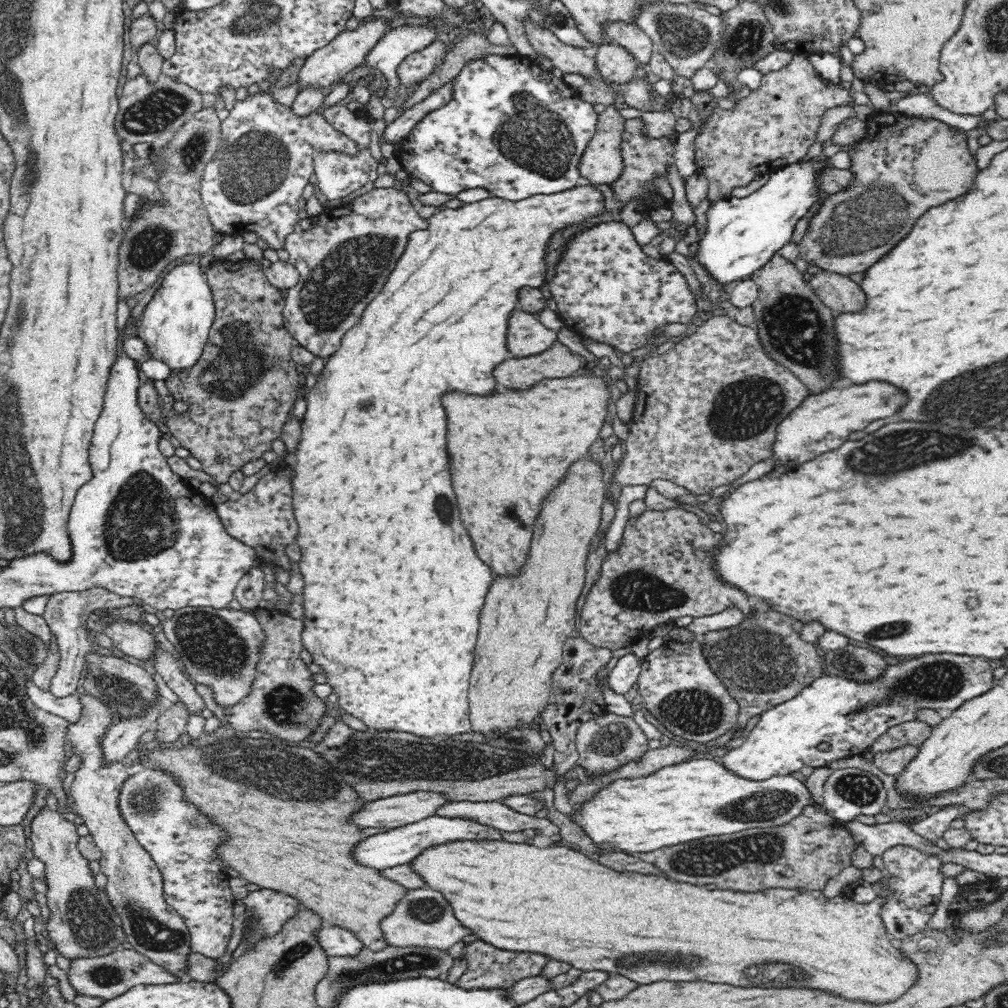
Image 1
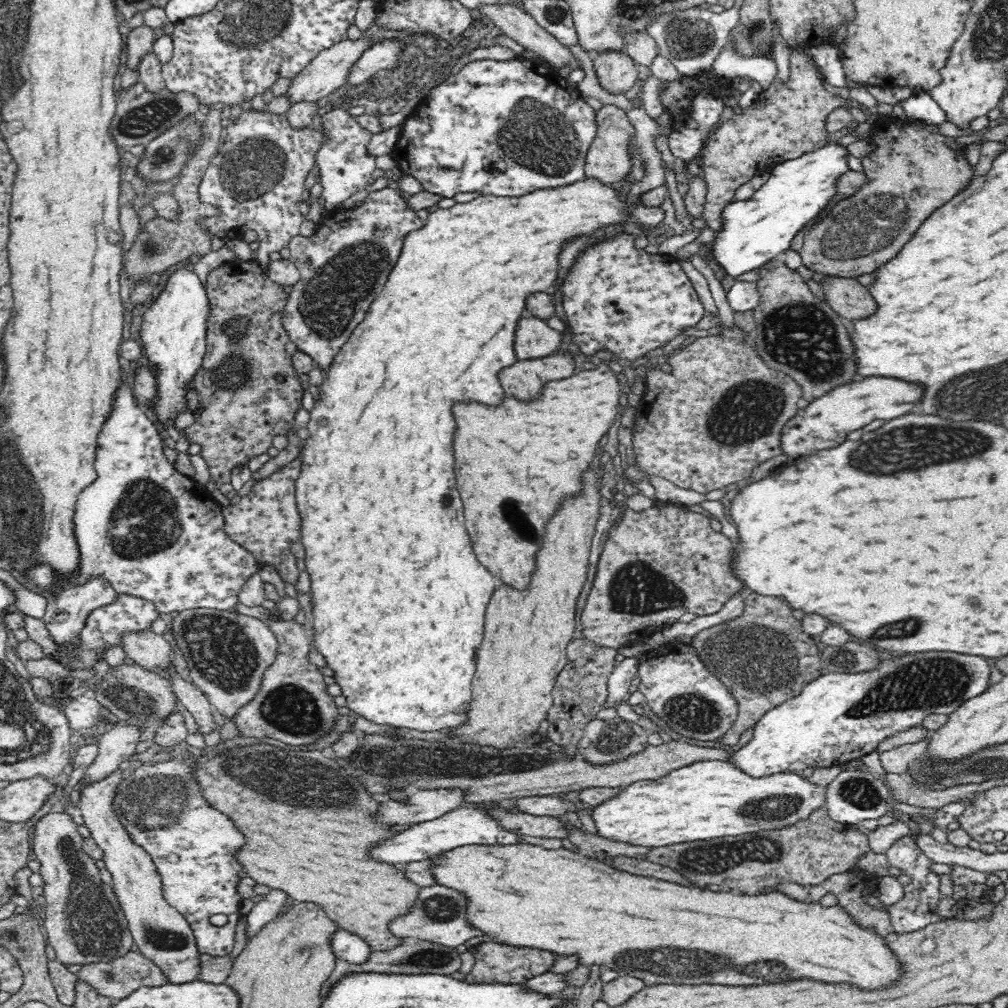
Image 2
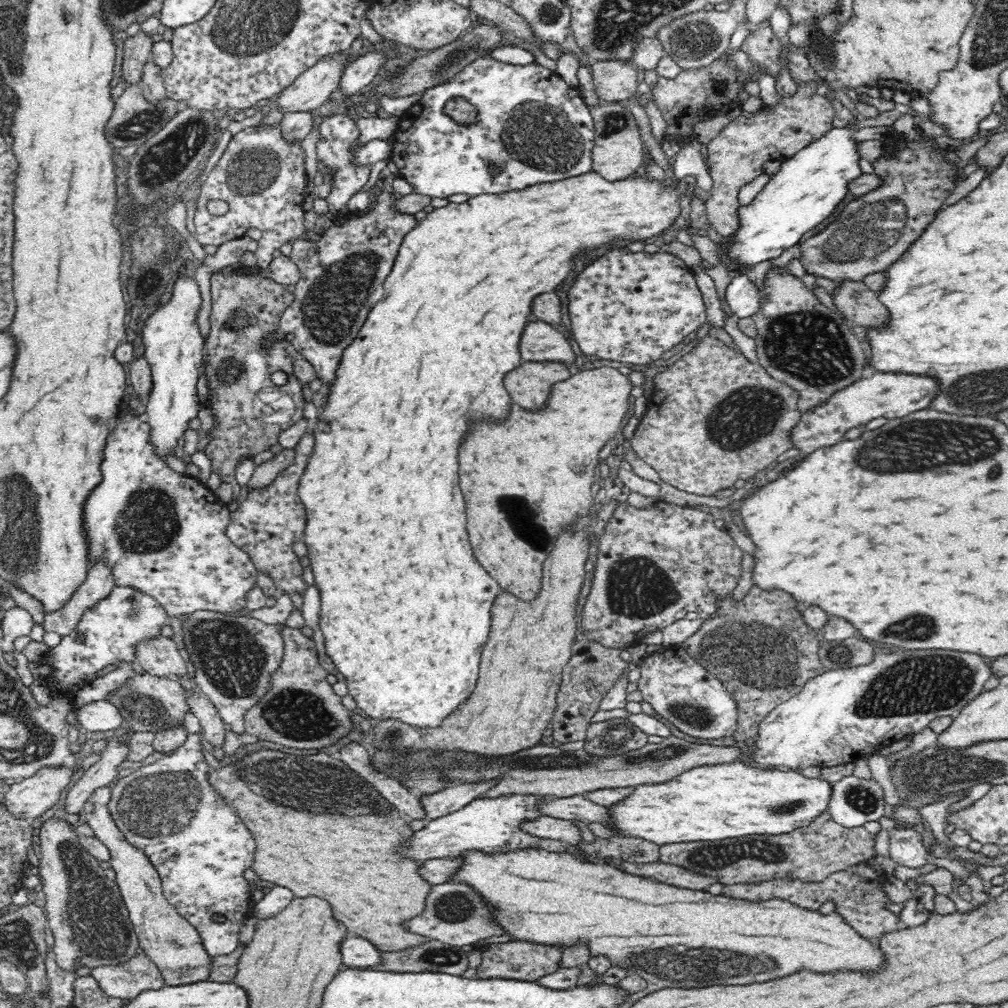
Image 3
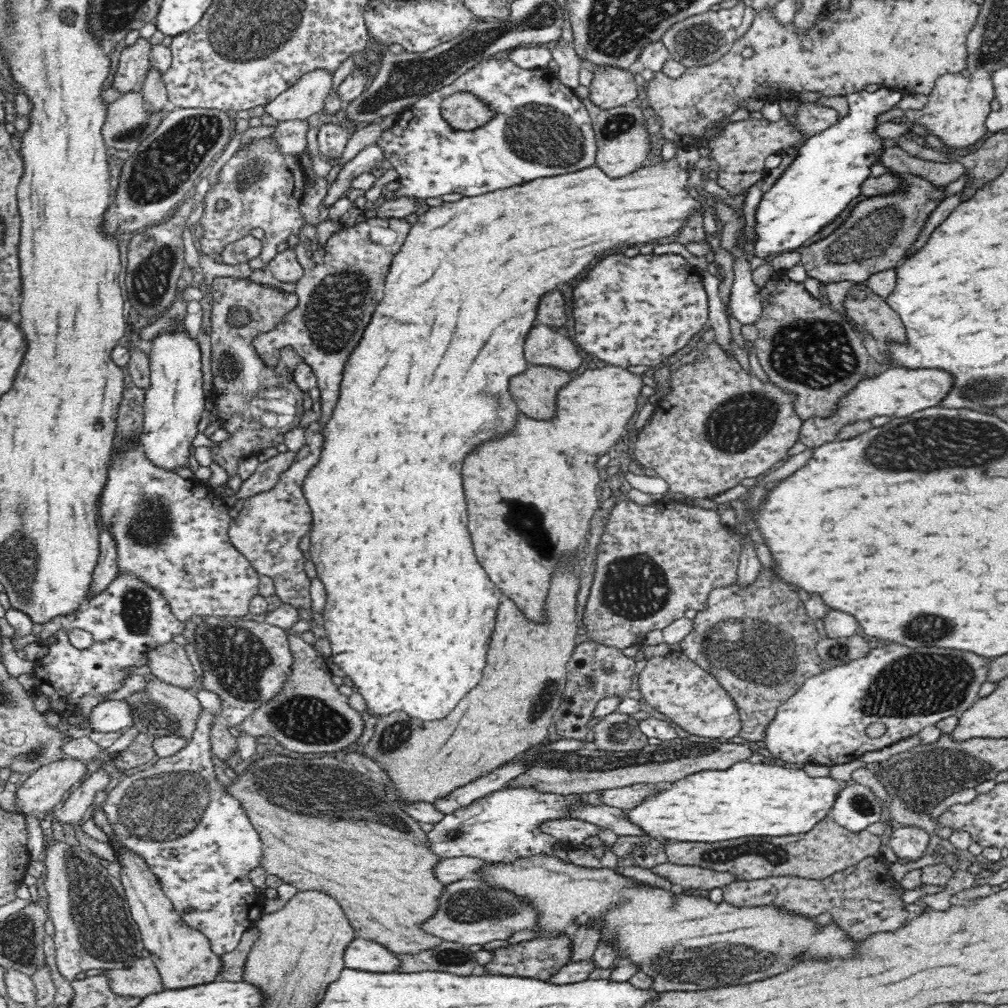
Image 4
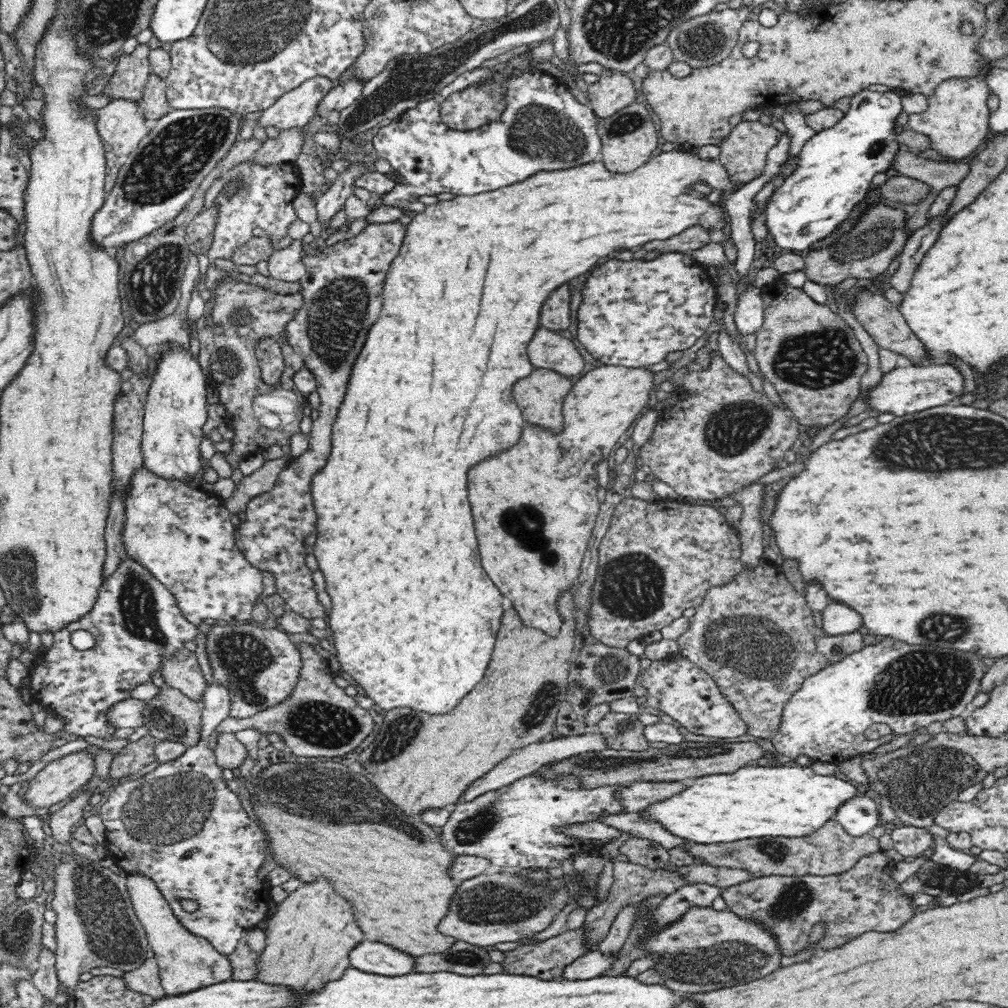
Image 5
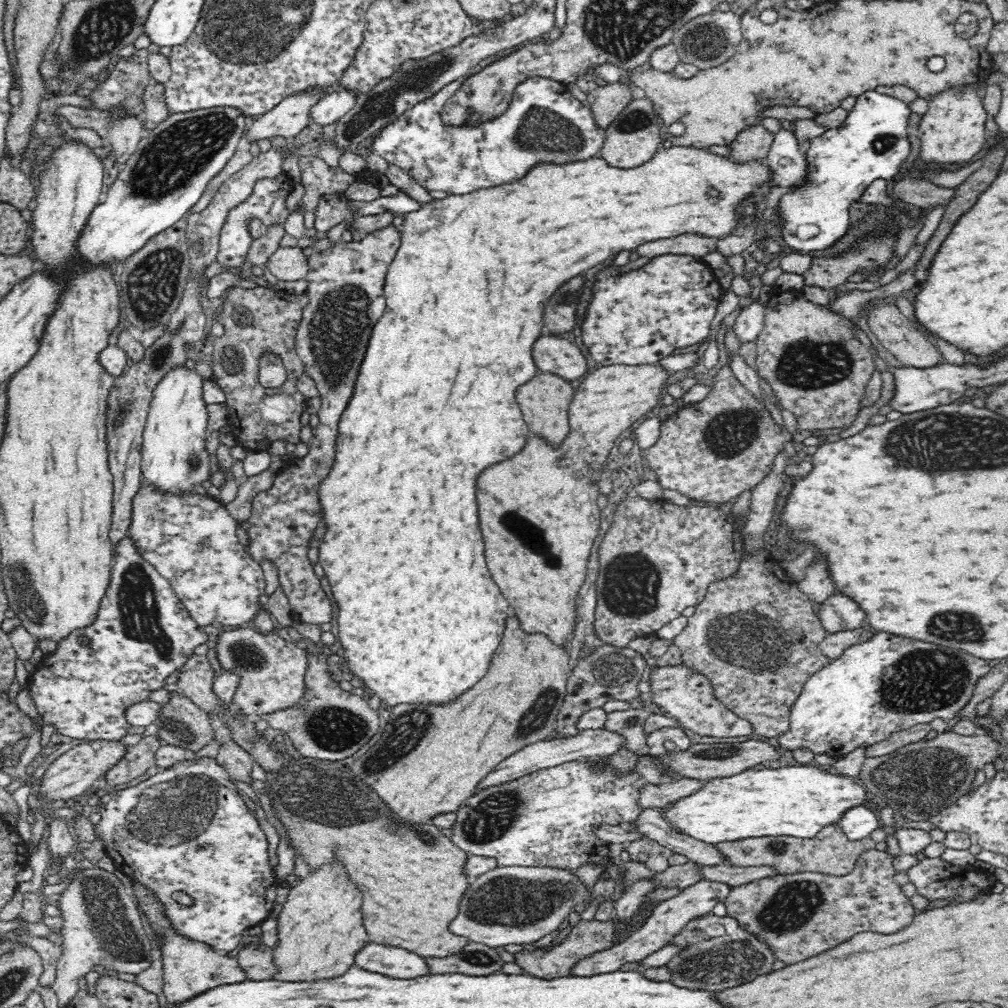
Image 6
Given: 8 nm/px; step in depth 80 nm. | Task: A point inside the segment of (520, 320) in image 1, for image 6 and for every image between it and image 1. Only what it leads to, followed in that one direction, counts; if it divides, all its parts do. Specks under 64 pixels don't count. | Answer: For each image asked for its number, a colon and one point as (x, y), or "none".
2: (533, 338)
3: (540, 341)
4: (545, 346)
5: (548, 349)
6: (554, 354)

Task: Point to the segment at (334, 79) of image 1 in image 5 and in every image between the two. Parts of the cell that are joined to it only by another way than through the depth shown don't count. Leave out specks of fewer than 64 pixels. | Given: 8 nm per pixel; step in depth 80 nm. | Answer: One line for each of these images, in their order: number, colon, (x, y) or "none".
2: (328, 70)
3: (311, 88)
4: (306, 97)
5: (297, 107)

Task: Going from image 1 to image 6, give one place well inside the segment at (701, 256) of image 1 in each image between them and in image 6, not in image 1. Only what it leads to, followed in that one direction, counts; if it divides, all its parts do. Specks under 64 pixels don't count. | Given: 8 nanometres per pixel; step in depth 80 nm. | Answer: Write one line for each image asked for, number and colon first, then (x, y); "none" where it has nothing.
2: (754, 231)
3: (807, 189)
4: (822, 182)
5: (833, 172)
6: (841, 163)

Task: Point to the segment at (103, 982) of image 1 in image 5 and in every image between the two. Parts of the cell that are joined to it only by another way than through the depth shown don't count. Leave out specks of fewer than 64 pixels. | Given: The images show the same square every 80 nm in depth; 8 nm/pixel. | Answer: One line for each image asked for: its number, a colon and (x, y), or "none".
2: (115, 979)
3: (123, 981)
4: (142, 978)
5: (144, 979)

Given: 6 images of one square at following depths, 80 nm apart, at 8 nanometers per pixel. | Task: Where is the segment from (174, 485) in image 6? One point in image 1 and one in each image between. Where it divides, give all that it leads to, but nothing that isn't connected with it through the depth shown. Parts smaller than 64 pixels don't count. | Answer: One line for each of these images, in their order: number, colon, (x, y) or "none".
1: (176, 324)
2: (174, 330)
3: (174, 347)
4: (174, 402)
5: (176, 407)

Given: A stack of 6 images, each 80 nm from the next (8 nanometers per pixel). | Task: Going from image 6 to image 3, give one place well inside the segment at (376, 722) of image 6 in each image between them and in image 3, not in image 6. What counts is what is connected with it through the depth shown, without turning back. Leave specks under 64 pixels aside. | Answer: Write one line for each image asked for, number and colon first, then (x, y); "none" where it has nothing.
3: (300, 710)
4: (309, 715)
5: (318, 719)

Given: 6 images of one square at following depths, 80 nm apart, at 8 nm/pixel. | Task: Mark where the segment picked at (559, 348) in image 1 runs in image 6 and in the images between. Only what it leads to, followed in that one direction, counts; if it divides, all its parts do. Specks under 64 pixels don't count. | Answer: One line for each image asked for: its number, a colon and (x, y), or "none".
2: (524, 379)
3: (529, 385)
4: (535, 390)
5: (537, 395)
6: (544, 400)

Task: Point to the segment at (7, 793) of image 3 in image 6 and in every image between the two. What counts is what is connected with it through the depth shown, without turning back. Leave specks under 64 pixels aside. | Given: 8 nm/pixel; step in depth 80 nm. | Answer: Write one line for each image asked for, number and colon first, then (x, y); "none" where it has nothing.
4: (43, 789)
5: (59, 779)
6: (70, 774)

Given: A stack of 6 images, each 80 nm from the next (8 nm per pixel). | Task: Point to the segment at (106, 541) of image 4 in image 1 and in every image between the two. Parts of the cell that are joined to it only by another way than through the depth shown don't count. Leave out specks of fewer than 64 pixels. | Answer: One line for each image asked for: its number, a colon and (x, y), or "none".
1: (66, 613)
2: (66, 613)
3: (98, 584)

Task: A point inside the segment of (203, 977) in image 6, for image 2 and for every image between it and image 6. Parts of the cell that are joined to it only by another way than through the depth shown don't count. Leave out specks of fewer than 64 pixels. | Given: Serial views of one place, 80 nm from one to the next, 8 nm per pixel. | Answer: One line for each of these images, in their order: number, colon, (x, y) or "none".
2: (161, 933)
3: (169, 940)
4: (183, 956)
5: (186, 961)

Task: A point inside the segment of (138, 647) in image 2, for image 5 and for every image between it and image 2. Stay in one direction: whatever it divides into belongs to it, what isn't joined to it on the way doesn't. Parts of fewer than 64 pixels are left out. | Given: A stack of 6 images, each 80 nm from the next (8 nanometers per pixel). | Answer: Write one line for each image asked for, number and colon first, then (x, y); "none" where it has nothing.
3: (159, 656)
4: (168, 662)
5: (180, 670)

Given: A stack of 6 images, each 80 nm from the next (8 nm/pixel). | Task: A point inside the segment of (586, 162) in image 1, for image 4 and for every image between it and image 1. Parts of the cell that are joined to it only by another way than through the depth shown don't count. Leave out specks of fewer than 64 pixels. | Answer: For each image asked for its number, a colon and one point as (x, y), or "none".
2: (608, 160)
3: (617, 153)
4: (622, 142)

